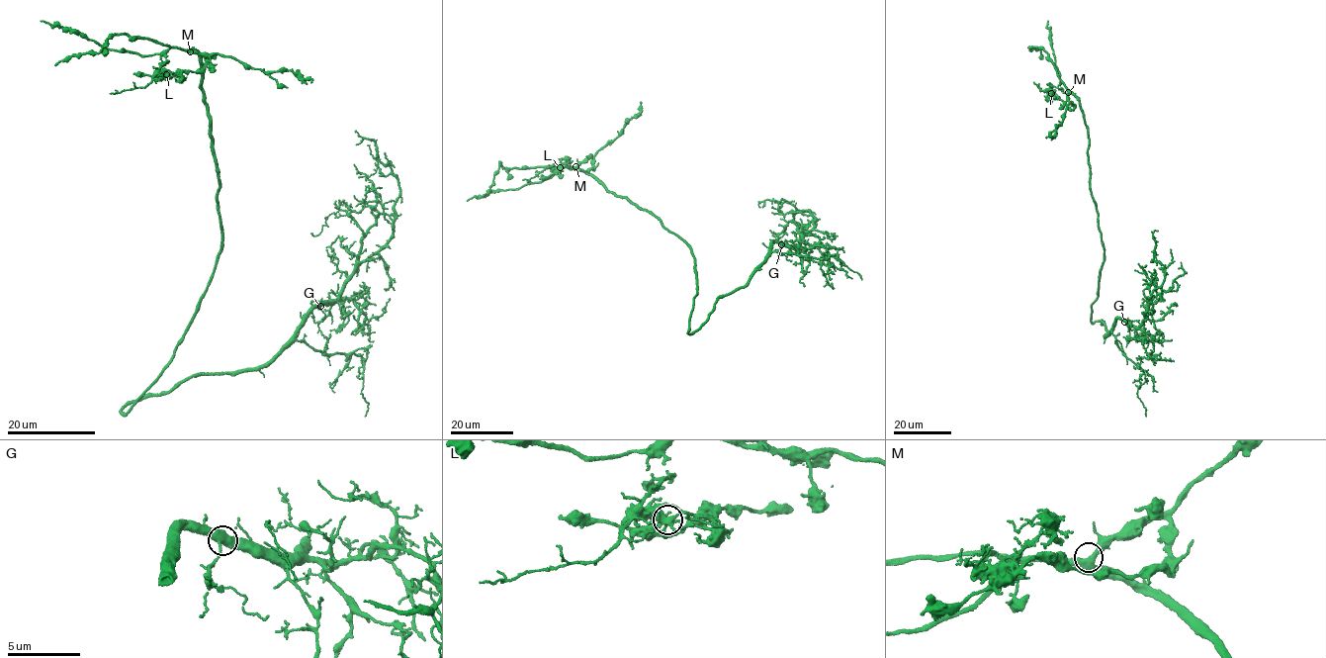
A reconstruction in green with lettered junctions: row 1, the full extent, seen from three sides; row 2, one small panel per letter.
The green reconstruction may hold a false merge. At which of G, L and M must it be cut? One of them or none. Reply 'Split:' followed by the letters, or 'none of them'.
Split: L

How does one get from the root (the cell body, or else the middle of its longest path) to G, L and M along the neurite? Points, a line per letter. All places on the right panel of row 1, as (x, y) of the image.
G: (1092, 305), (1091, 322), (1104, 323), (1101, 322), (1108, 331), (1106, 336), (1117, 318), (1124, 322)
L: (1092, 305), (1098, 295), (1104, 251), (1091, 190), (1088, 128), (1080, 100), (1069, 93), (1071, 110), (1051, 94)
M: (1092, 305), (1098, 295), (1099, 271), (1104, 258), (1103, 242), (1091, 190), (1088, 128), (1080, 100), (1068, 92)

